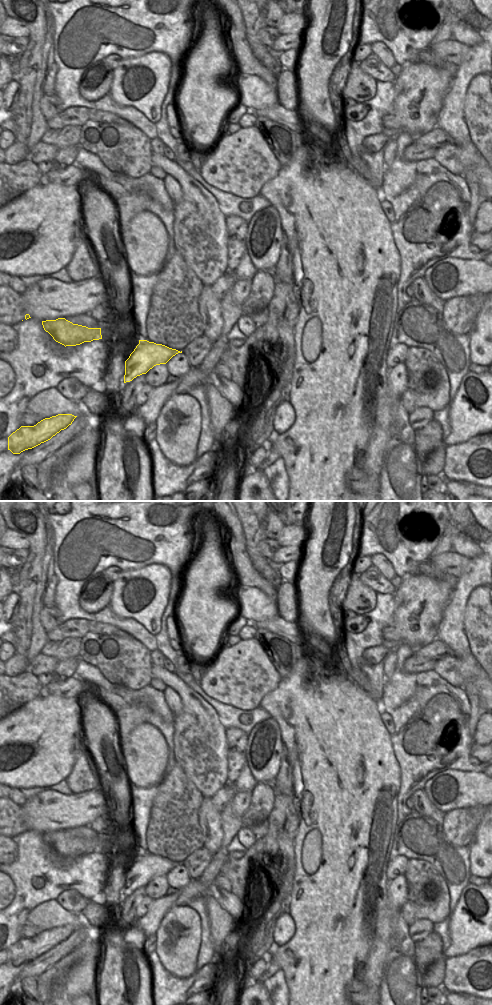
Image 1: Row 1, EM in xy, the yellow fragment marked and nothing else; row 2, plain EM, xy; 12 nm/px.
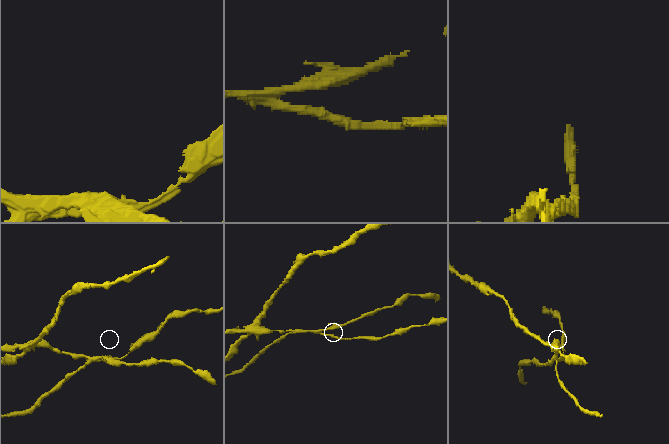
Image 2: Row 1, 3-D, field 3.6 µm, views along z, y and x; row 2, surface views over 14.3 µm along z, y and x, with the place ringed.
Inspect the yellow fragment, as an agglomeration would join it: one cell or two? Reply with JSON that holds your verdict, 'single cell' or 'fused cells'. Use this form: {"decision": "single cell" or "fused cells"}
{"decision": "fused cells"}

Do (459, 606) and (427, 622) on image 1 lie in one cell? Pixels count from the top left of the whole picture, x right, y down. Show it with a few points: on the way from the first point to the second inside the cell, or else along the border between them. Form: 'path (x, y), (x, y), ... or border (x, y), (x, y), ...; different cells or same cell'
border (452, 592), (436, 636); different cells

